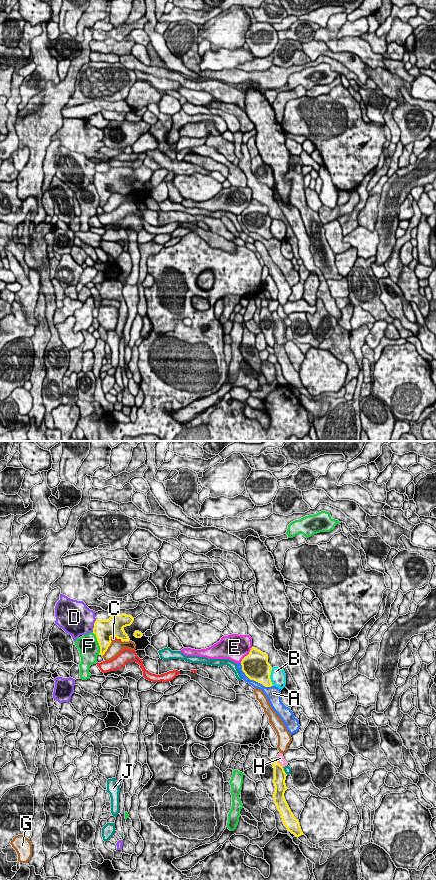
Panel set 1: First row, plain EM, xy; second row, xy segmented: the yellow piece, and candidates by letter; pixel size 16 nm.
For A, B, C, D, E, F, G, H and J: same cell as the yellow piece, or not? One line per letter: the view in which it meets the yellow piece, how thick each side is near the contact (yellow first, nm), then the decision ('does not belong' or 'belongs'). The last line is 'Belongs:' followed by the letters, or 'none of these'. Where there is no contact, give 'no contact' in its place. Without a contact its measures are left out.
A: xy | 420/100 nm | does not belong
B: xy | 400/260 nm | does not belong
C: xy | 320/70 nm | belongs
D: xy | 320/460 nm | does not belong
E: xy | 420/420 nm | does not belong
F: xy | 320/340 nm | does not belong
G: xy | 260/200 nm | does not belong
H: xy | 190/120 nm | does not belong
J: xy | 190/120 nm | does not belong
Belongs: C

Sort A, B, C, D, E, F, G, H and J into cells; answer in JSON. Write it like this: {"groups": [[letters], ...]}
{"groups": [["A"], ["B"], ["C"], ["D", "E"], ["F"], ["G"], ["H"], ["J"]]}

